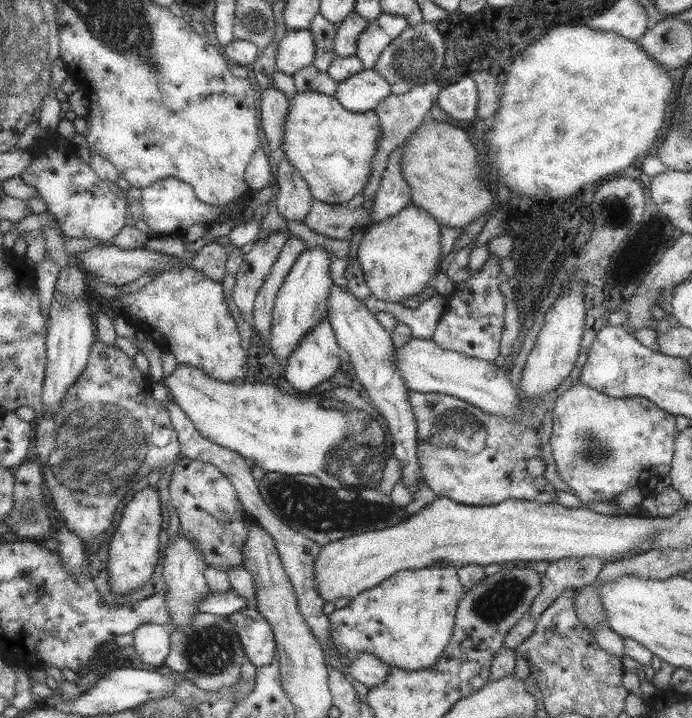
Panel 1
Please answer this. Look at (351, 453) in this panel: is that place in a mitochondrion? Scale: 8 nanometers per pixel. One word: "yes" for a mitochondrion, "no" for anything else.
yes

